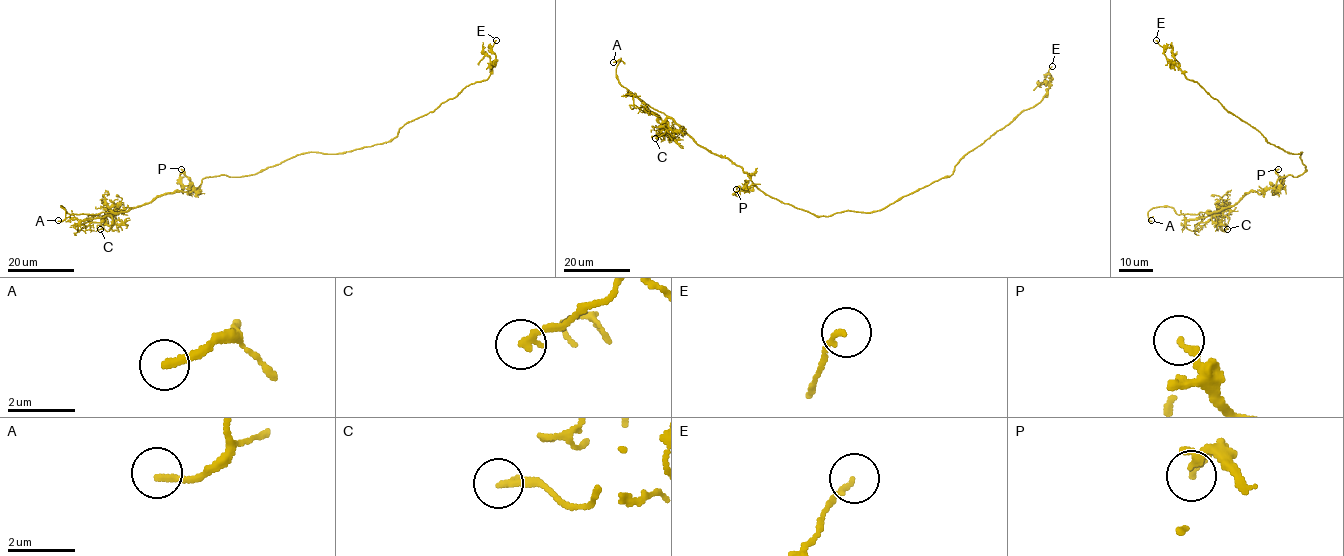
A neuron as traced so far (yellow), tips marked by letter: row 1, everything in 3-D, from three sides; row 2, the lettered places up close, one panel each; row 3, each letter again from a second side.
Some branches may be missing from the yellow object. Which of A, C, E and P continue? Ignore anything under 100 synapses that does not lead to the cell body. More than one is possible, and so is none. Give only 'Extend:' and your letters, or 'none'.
Extend: A

